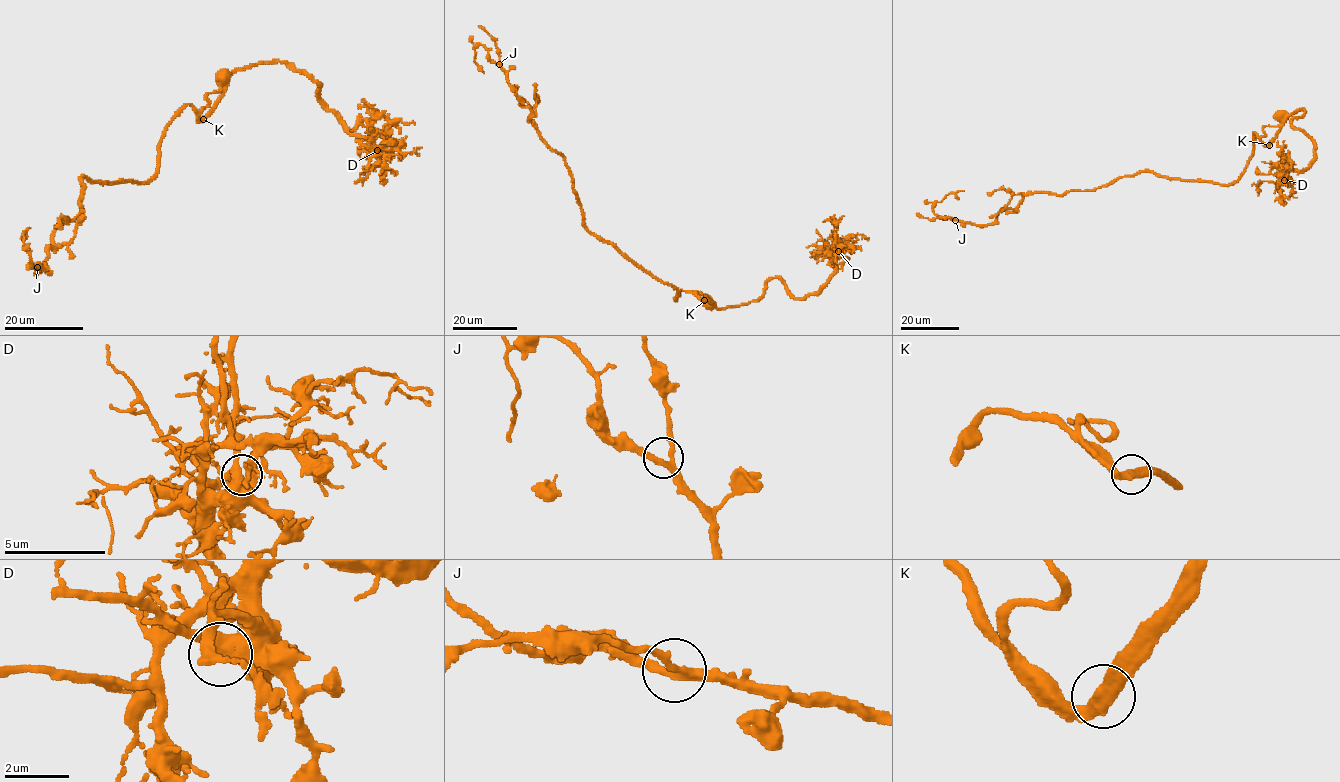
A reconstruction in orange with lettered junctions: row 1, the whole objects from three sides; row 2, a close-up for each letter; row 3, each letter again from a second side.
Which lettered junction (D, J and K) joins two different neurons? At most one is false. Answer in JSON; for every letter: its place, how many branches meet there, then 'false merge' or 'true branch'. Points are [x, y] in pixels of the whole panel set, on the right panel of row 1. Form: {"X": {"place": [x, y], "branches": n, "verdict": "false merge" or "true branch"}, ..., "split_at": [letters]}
{"D": {"place": [1284, 180], "branches": 2, "verdict": "true branch"}, "J": {"place": [955, 220], "branches": 3, "verdict": "true branch"}, "K": {"place": [1269, 145], "branches": 2, "verdict": "true branch"}, "split_at": []}

